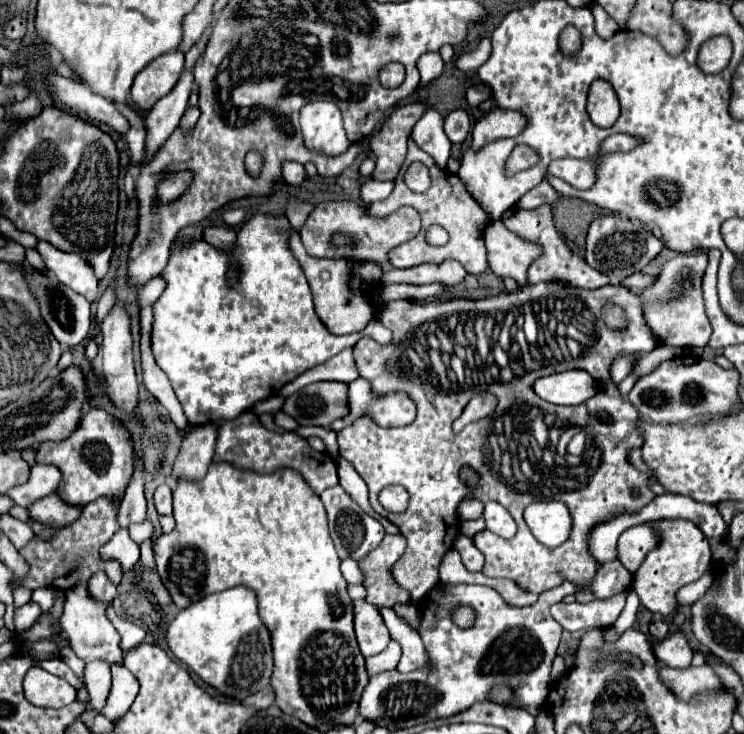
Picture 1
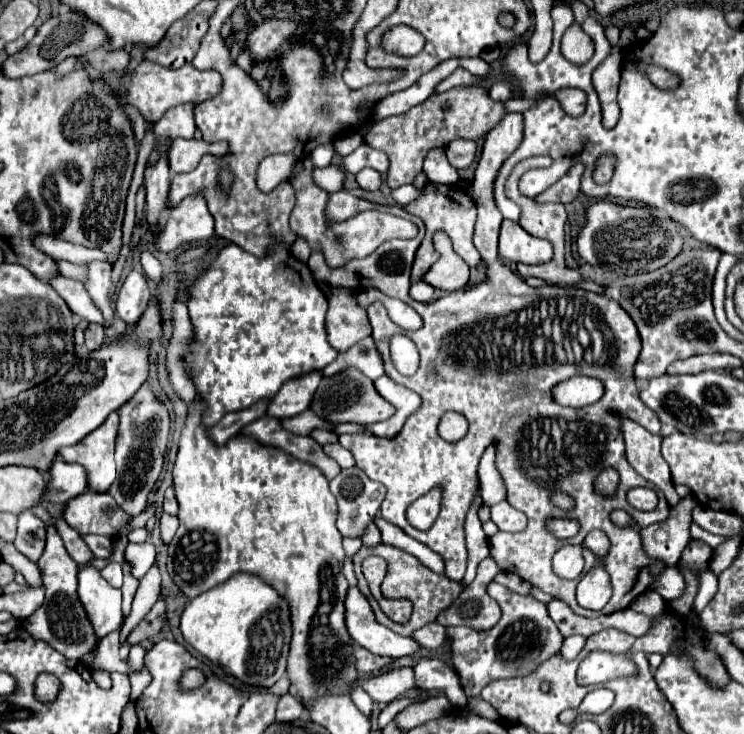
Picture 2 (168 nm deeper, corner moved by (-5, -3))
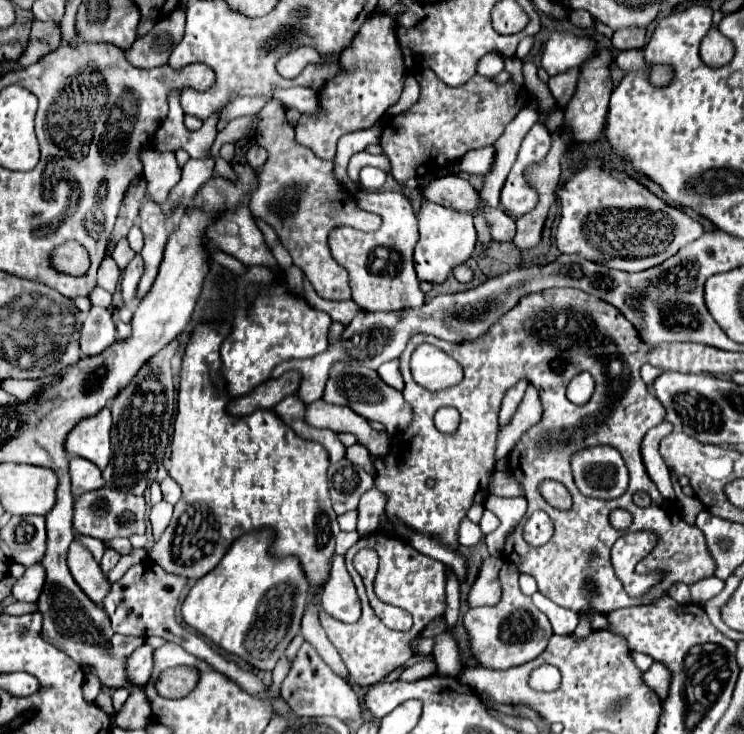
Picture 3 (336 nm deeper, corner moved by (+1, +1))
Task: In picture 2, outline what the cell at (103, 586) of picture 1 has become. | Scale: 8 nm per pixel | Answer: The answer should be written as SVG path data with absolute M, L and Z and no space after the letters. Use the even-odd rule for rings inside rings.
M109 562L103 570L101 570L101 576L115 588L121 588L123 584L123 572L121 572L121 566L117 562Z

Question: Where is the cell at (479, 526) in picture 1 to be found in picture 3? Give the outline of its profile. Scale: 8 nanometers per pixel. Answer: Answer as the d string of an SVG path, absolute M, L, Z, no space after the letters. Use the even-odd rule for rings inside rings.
M485 510L485 514L483 514L483 518L481 518L479 526L481 526L481 530L483 530L485 534L491 534L491 532L499 526L499 520L497 520L497 516L495 516L495 514L491 514L489 510Z

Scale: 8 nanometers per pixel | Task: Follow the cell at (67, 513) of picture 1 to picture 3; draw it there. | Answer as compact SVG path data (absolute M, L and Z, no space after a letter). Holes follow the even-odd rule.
M103 486L101 490L91 490L81 494L73 506L73 528L83 536L93 536L99 540L111 540L117 536L145 534L145 500L143 496L125 494Z

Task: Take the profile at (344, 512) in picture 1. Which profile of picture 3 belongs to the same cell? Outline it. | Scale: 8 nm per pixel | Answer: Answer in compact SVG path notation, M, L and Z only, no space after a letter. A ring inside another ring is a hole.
M341 460L329 466L329 492L335 514L345 514L355 510L361 496L373 488L373 476L361 466Z

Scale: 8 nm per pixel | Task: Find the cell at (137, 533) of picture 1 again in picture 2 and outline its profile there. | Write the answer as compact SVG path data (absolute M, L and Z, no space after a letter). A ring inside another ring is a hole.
M149 540L144 543L129 543L125 549L125 560L133 566L131 574L135 578L143 578L148 570L153 566L157 556L155 544Z

